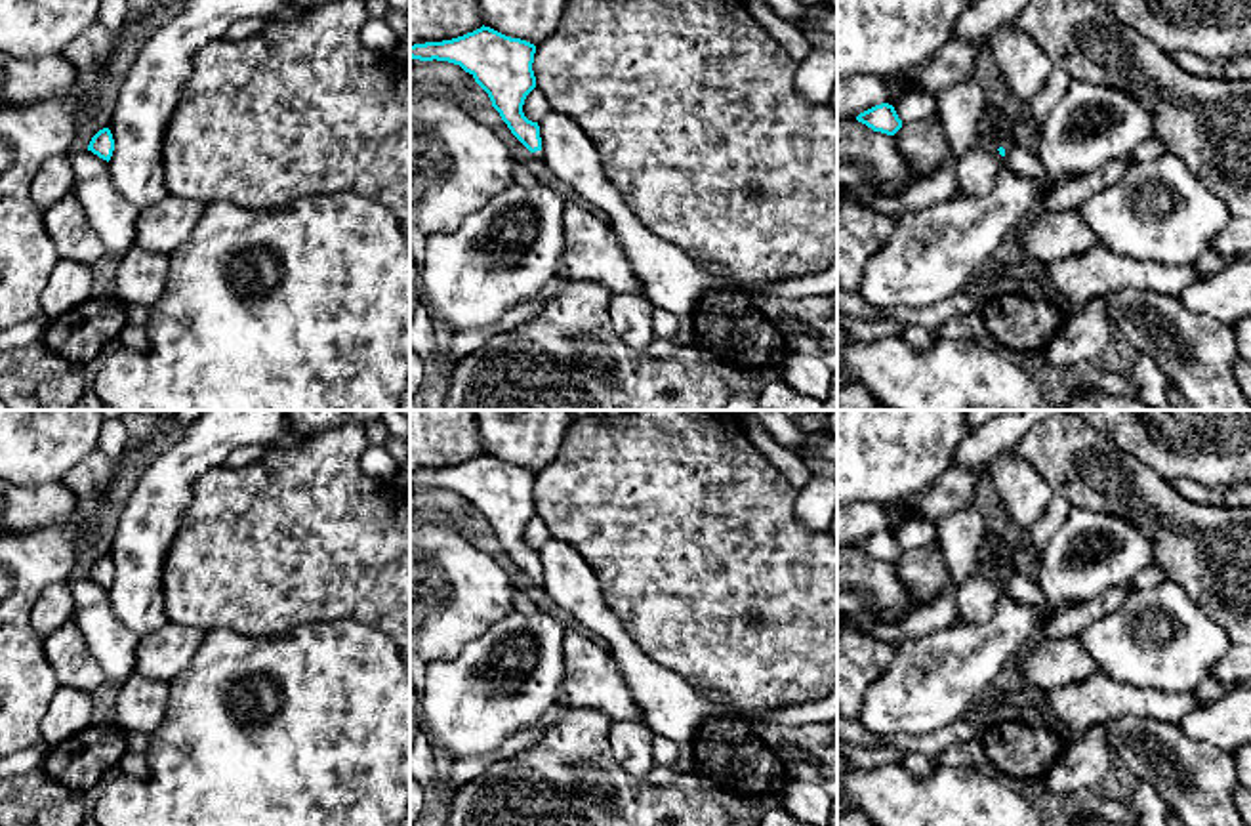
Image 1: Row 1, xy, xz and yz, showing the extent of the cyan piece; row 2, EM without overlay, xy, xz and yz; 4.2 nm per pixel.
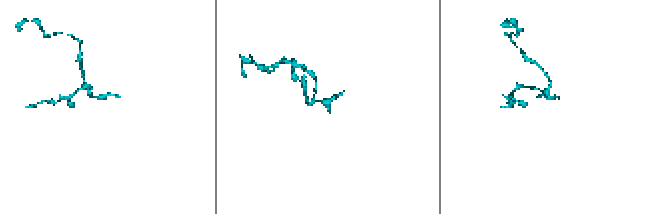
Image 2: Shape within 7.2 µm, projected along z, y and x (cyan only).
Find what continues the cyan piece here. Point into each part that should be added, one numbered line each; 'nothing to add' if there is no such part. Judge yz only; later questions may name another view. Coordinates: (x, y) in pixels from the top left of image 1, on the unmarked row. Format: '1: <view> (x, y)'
1: yz (1019, 586)

